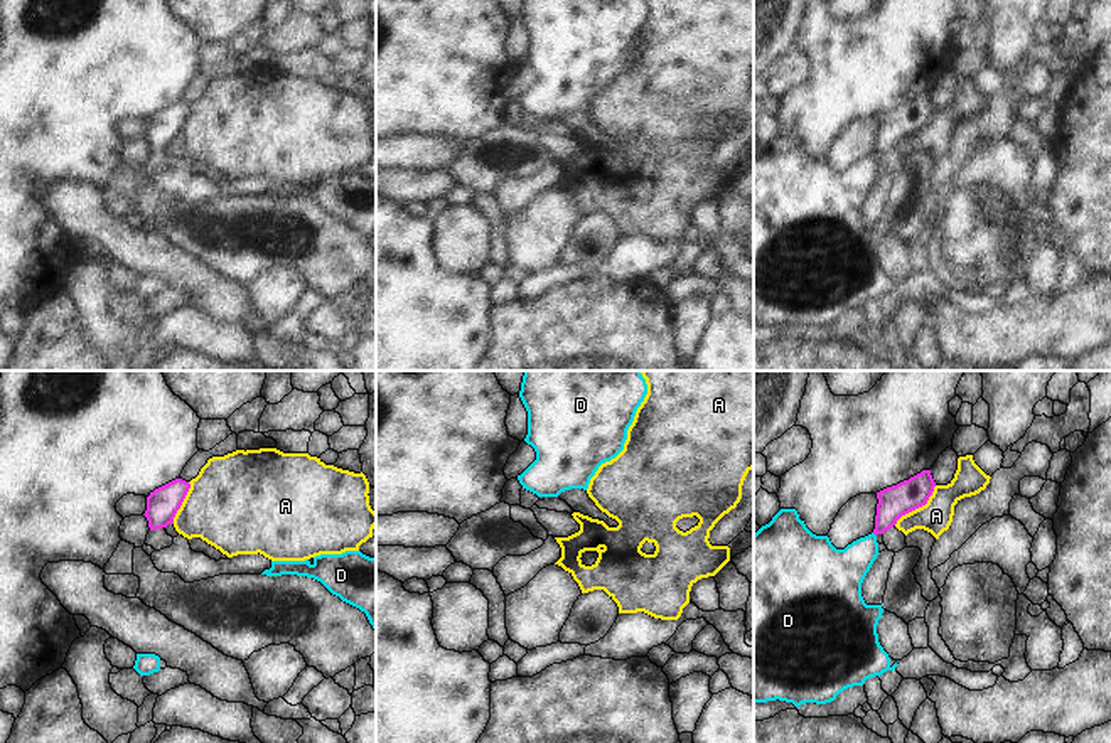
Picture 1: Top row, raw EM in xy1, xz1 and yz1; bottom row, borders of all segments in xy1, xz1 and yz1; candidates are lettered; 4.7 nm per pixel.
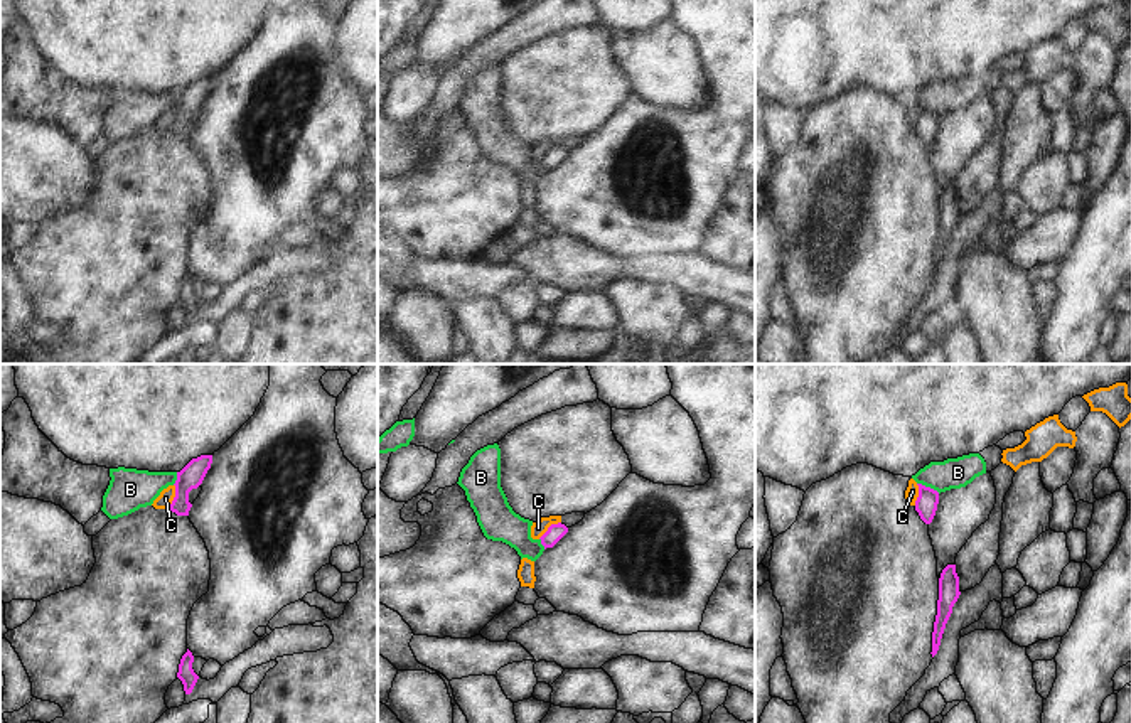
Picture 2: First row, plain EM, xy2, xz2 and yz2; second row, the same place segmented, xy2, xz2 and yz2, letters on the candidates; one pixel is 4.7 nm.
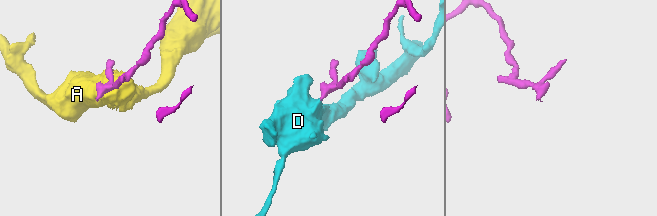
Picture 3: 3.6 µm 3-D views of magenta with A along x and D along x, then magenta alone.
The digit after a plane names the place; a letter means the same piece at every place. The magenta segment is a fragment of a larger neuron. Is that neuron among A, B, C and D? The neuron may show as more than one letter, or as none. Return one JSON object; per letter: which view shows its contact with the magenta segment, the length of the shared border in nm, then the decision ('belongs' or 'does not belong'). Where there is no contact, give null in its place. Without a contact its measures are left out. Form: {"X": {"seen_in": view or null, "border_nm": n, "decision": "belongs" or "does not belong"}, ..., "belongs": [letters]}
{"A": {"seen_in": "yz1", "border_nm": 280, "decision": "does not belong"}, "B": {"seen_in": "yz2", "border_nm": 120, "decision": "does not belong"}, "C": {"seen_in": "xy2", "border_nm": 120, "decision": "does not belong"}, "D": {"seen_in": null, "decision": "belongs"}, "belongs": ["D"]}

